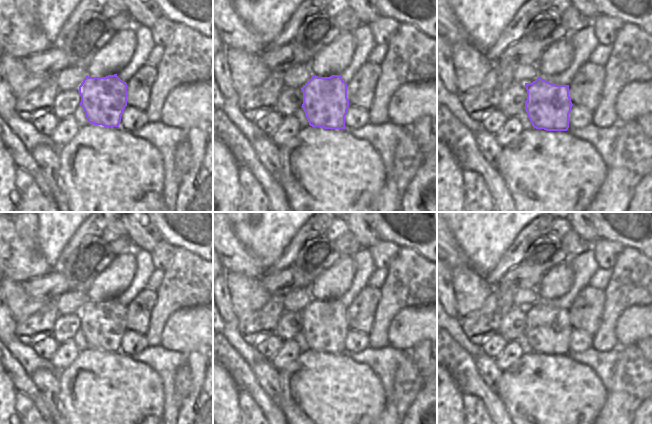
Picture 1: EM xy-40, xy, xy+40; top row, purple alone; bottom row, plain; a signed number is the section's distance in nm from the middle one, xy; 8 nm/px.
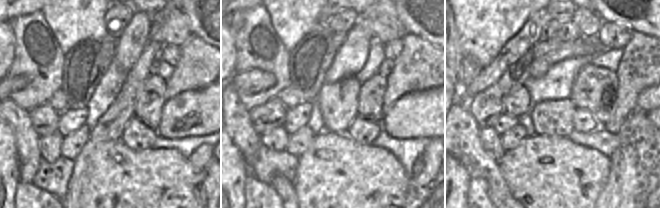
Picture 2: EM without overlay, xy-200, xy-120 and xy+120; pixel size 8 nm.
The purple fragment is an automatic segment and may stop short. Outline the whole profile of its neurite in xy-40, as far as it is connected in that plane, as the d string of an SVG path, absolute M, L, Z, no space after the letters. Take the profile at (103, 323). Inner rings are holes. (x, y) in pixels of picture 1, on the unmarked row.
M117 298L106 301L86 300L79 310L80 330L89 347L119 351L127 330L127 307Z

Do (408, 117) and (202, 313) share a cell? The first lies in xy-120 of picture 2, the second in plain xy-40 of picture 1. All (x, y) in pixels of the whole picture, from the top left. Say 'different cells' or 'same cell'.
same cell

